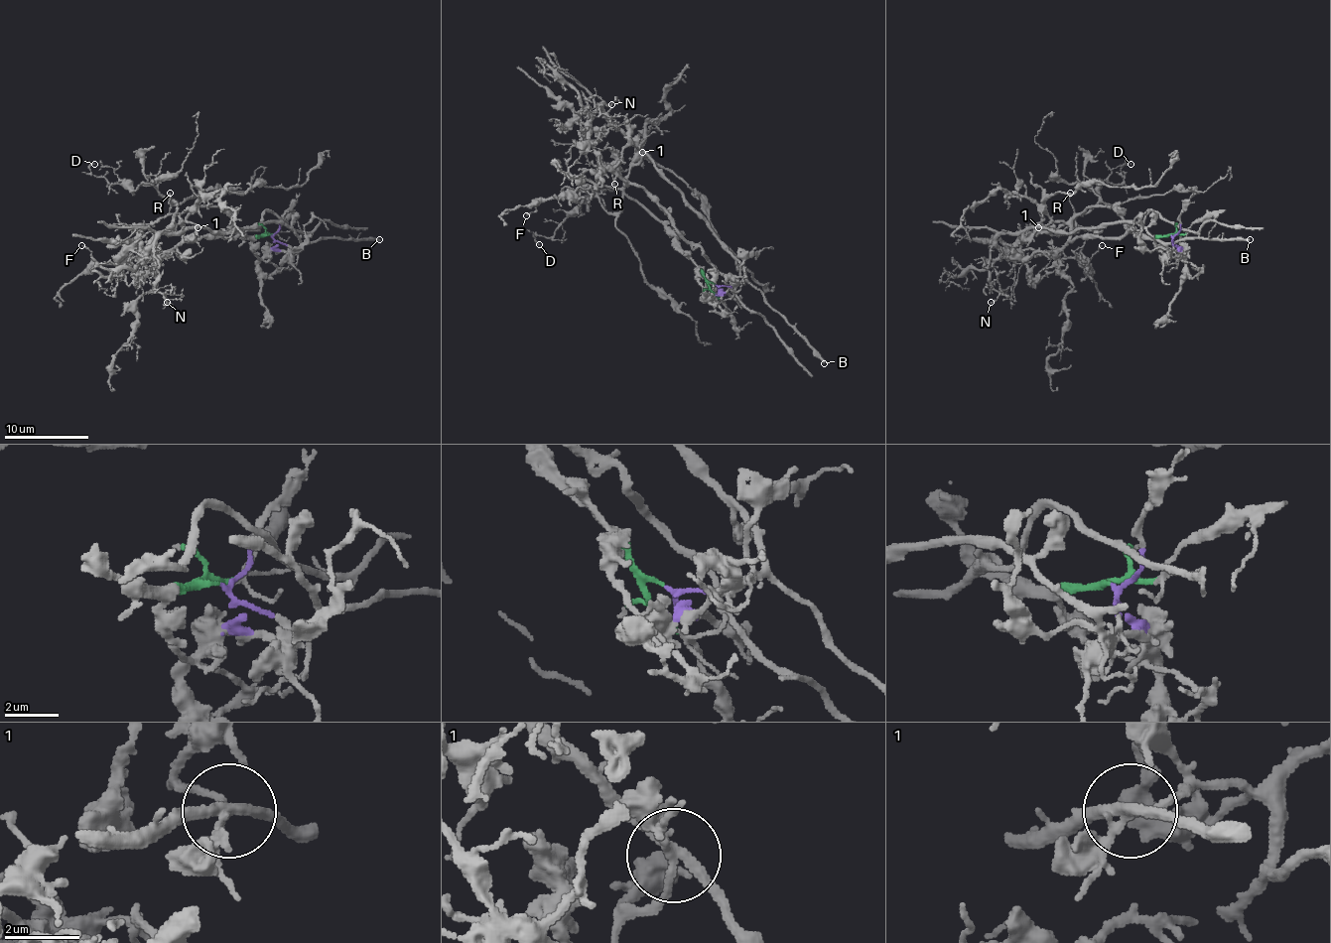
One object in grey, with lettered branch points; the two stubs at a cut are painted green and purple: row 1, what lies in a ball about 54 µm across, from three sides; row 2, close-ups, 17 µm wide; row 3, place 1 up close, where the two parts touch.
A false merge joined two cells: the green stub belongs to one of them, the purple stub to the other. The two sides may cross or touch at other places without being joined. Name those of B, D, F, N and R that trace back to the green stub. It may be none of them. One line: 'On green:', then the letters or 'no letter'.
On green: D, F, R

